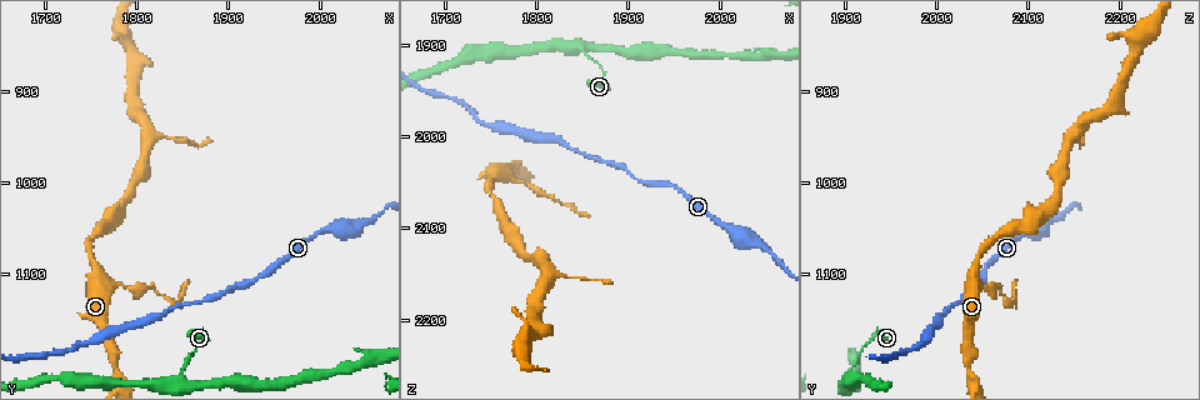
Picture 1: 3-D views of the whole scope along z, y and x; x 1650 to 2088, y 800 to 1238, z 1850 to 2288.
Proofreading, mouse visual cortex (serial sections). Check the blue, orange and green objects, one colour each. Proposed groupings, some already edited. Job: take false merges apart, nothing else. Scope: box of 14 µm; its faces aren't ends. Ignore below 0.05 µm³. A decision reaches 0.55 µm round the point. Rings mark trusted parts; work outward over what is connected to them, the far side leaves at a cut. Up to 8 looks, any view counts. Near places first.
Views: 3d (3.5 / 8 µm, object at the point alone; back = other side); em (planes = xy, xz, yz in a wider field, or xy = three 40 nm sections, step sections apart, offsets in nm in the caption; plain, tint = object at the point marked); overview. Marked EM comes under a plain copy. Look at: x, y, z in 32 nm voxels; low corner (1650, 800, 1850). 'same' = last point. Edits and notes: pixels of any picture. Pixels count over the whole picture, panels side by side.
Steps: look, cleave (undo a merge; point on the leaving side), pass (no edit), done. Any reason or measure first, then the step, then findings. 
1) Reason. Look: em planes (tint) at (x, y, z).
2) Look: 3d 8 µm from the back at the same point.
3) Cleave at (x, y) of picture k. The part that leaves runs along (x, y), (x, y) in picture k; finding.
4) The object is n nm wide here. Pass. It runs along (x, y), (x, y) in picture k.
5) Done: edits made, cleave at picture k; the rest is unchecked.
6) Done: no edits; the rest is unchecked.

Thick turns thin. Look: 3d 3.5 µm from the back at (1760, 1105, 2040).

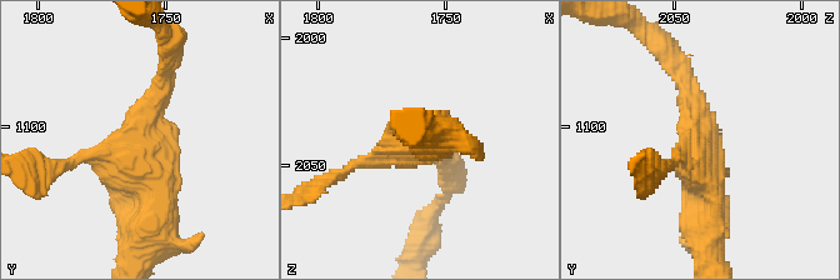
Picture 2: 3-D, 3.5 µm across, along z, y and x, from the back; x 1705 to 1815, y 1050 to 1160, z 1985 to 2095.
3 arms meet here; the arms are 150, 300, 600 nm wide. Look: em xy step 5 (tint) at (1756, 1104, 2041).

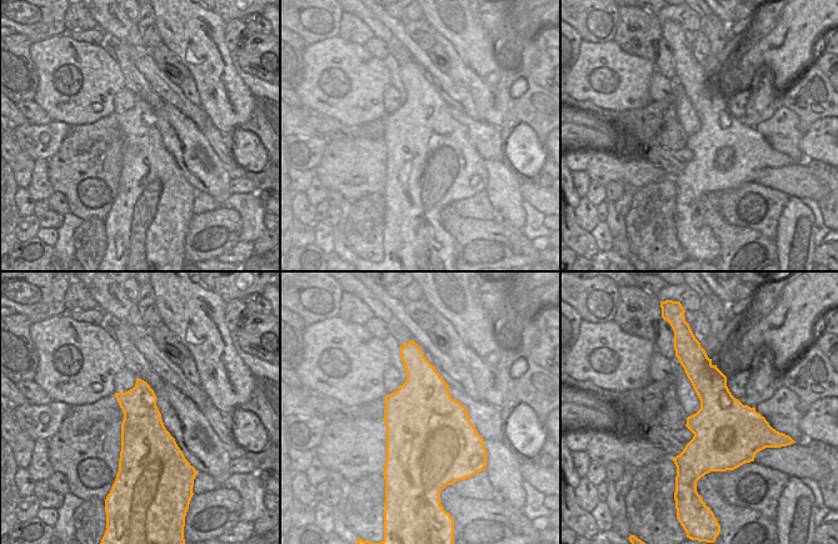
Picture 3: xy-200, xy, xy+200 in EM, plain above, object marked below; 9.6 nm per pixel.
Pass. It runs along (704, 216), (698, 121), (685, 83) in picture 2; one cell here.

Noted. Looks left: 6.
Sharp bend. Look: 3d 3.5 µm at (1810, 955, 2145).

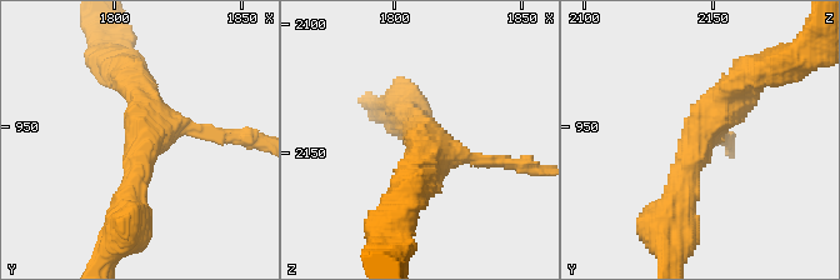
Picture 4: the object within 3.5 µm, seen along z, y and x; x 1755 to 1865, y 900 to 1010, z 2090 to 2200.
Now the EM. Look: em planes (tint) at (1810, 953, 2144).

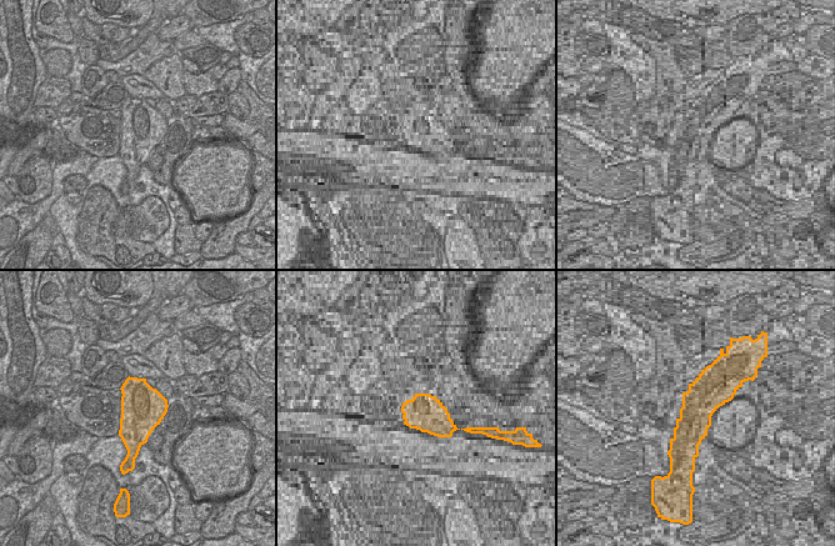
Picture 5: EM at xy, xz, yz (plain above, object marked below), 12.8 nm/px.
Pass. It runs along (679, 213), (698, 133), (753, 75) in picture 4; continuous, no second cell.

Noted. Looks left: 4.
Narrows sharply. Look: 3d 3.5 µm at (1830, 1125, 2070).

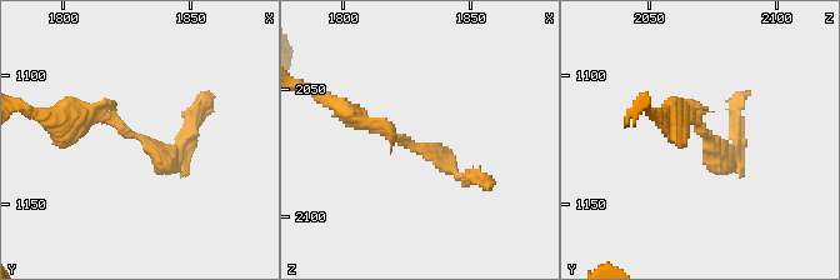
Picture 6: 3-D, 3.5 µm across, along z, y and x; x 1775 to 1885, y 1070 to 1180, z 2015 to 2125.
Pass. It runs along (349, 113), (475, 176) in picture 6; all the same cell.

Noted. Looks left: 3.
Done: no edits; the rest is unchecked.

